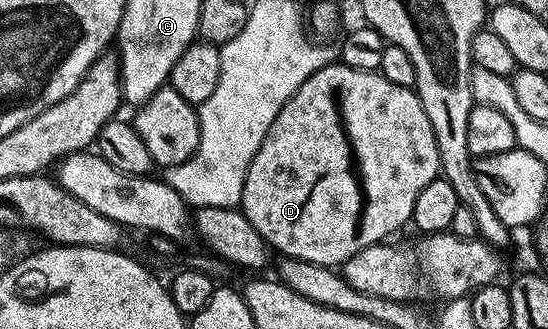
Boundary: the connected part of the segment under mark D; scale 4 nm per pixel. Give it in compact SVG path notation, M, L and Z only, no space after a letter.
M330 63L324 65L322 69L316 69L305 80L303 87L299 87L297 94L281 108L275 123L271 123L255 159L250 163L249 170L245 172L243 195L239 208L251 223L251 227L255 227L255 231L259 231L259 235L270 250L276 251L280 256L303 259L307 263L316 265L341 267L356 252L363 251L364 248L372 245L378 245L386 239L392 238L391 235L396 229L401 229L404 225L408 226L419 191L423 191L423 187L427 187L427 183L438 180L440 173L441 156L437 150L435 135L431 131L427 111L423 111L423 103L417 97L416 92L407 87L395 87L395 83L387 83L387 79L382 77L380 72L368 73L340 63Z

